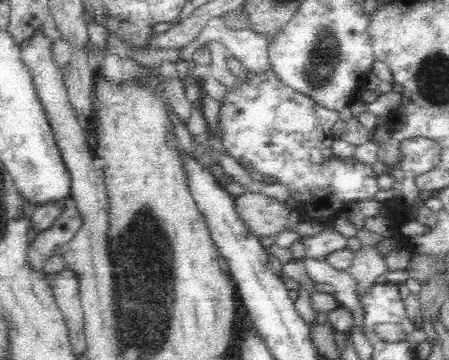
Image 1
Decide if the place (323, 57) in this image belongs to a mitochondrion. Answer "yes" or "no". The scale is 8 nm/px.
yes

